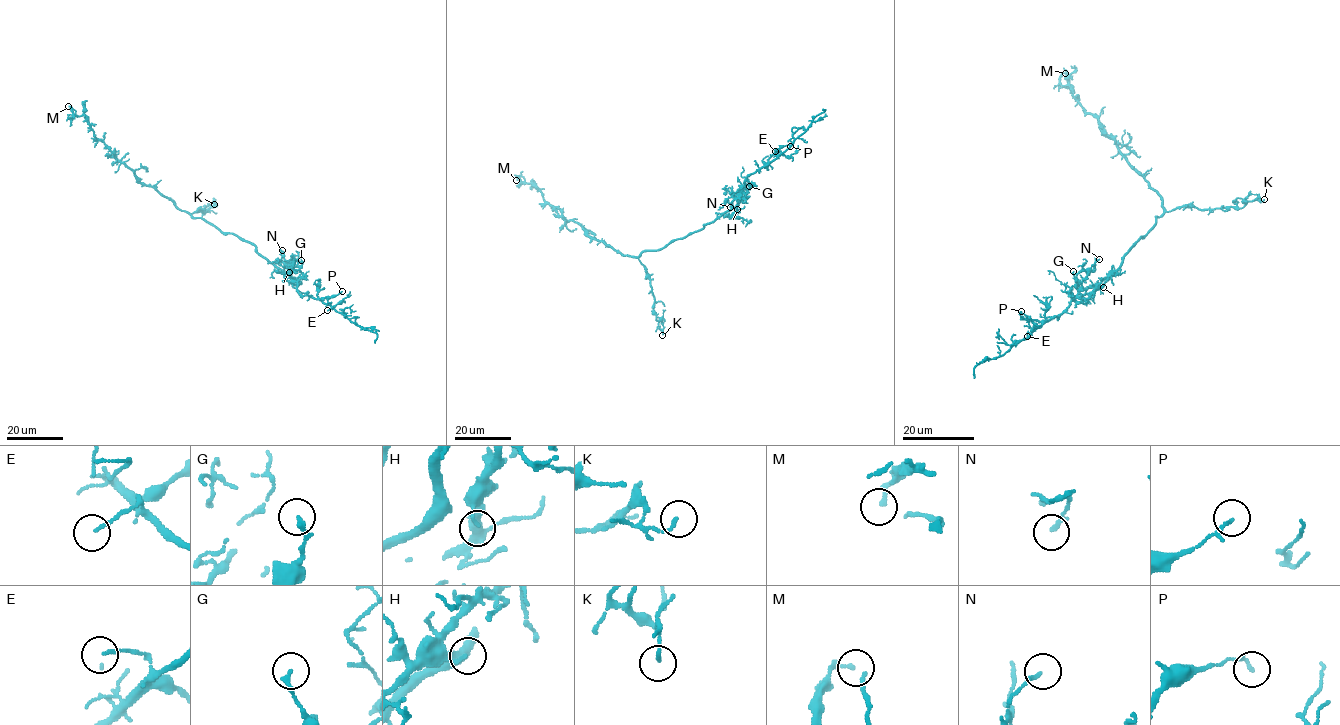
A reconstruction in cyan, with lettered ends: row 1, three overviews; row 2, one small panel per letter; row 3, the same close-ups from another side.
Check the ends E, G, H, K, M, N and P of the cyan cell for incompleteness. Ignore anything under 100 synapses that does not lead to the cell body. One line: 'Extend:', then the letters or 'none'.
Extend: none

